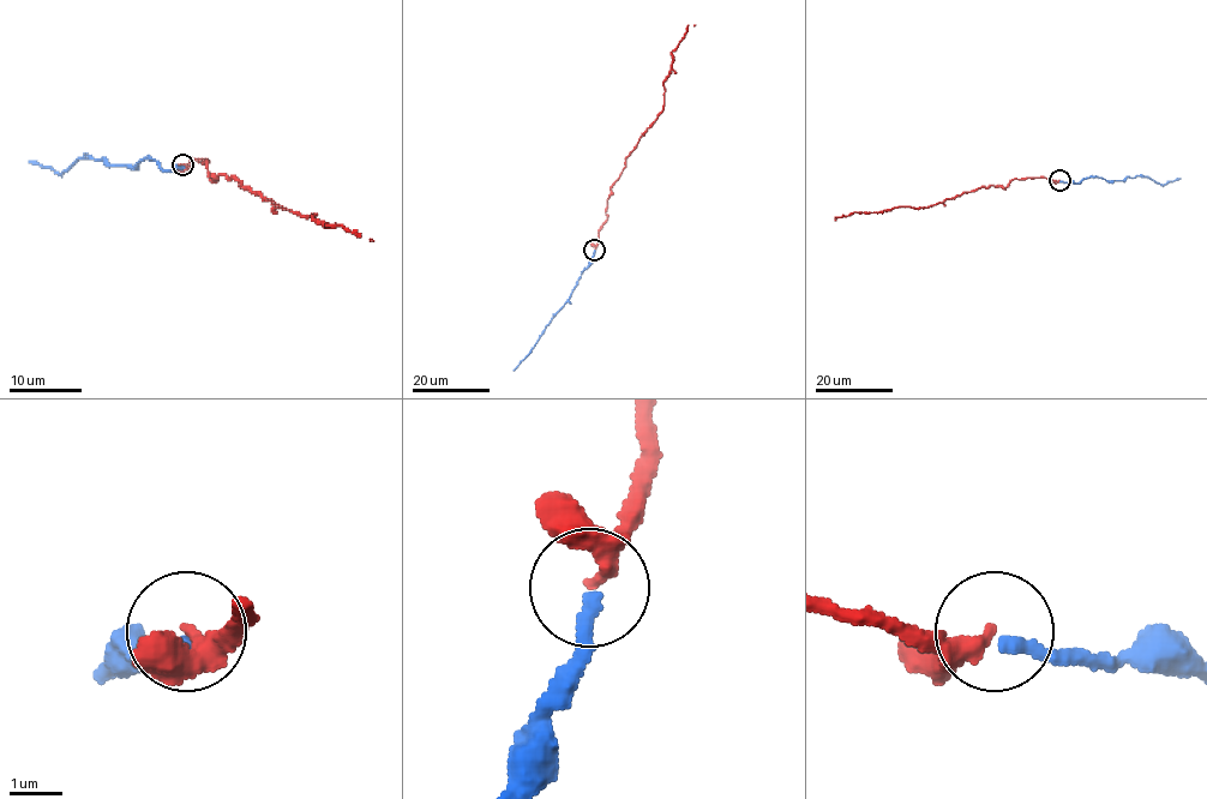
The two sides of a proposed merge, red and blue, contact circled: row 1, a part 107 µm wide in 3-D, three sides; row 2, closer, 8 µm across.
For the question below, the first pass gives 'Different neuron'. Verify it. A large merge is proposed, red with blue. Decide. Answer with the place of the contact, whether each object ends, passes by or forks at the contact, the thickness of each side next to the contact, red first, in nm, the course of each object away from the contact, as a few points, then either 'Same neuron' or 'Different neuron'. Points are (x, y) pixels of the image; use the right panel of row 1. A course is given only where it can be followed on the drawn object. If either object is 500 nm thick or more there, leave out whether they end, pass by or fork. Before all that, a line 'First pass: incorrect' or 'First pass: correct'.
First pass: incorrect
Place: (1060, 180). At the ring red ends. At the ring blue ends. Thickness 320 nm (red) against 280 nm. Course of red: (1060, 180), (1014, 179), (1004, 187), (979, 187), (930, 206), (854, 211), (835, 221). Course of blue: (1060, 181), (1079, 182), (1091, 176), (1122, 181), (1146, 176), (1163, 185), (1181, 178). Same neuron

